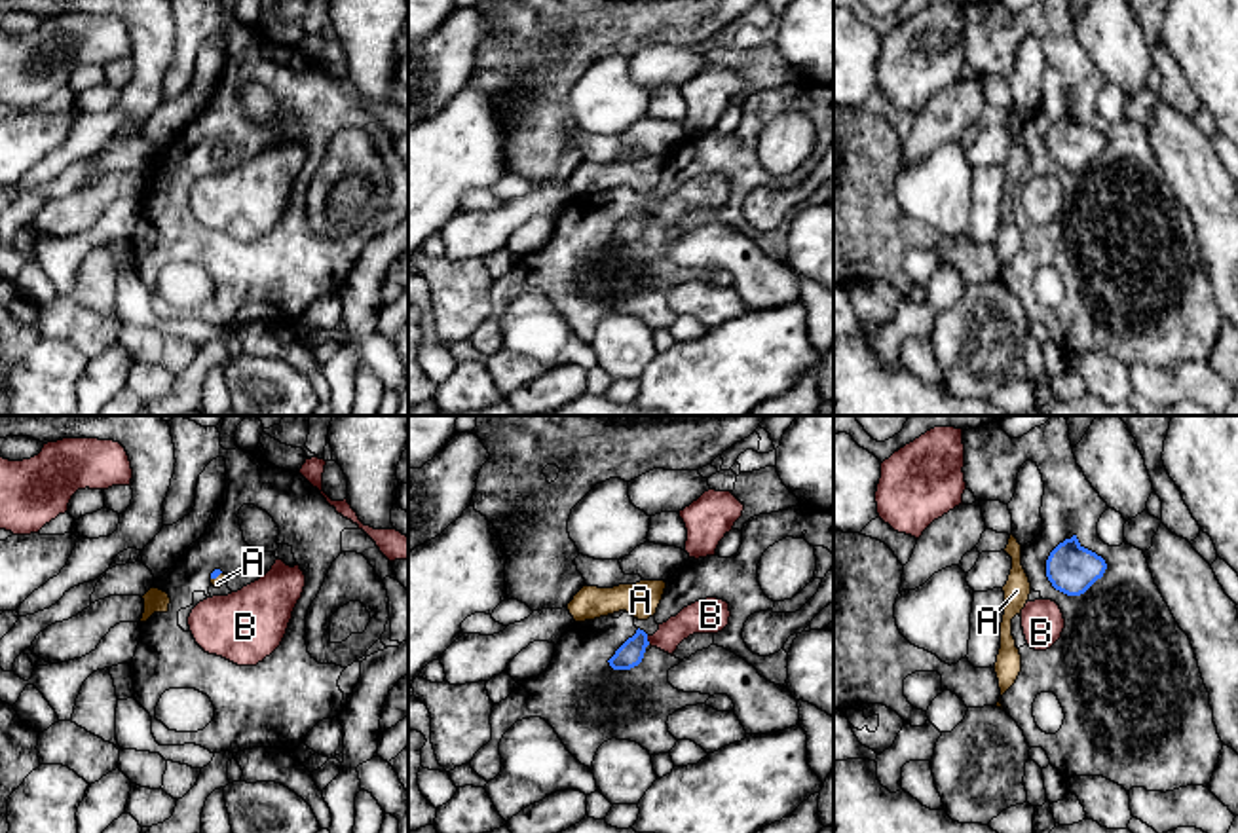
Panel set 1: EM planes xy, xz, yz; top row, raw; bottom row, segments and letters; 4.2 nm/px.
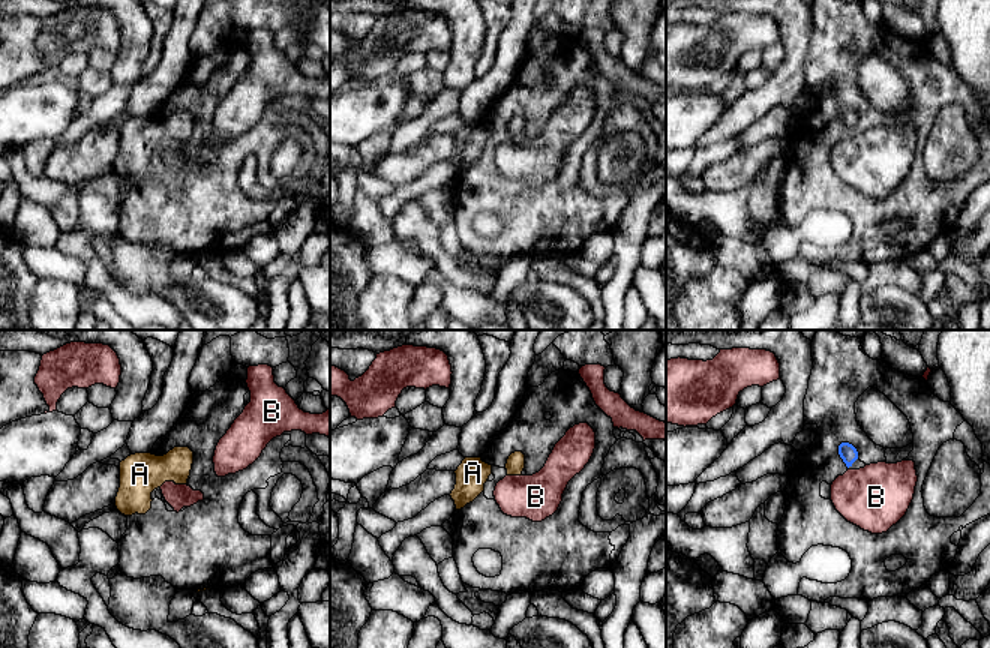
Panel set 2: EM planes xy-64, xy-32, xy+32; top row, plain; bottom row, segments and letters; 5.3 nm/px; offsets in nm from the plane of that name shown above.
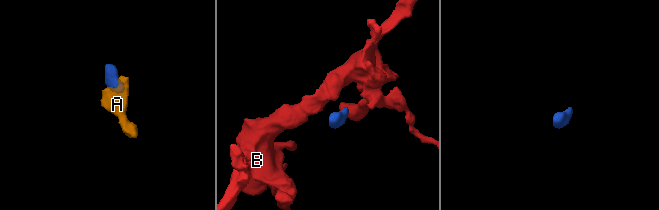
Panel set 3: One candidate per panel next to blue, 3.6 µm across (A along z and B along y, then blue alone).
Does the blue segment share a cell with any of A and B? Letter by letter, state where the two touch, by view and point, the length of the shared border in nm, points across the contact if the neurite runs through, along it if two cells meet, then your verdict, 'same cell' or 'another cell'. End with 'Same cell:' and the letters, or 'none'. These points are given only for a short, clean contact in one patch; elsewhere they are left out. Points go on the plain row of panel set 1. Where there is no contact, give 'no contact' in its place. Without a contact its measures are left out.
A: meets blue in xy at (215, 152); contact 60 nm long; runs through xy (215, 148), (215, 152), (217, 158); same cell
B: meets blue in xz at (646, 215); contact 40 nm long; border along xz (646, 211), (650, 219); another cell
Same cell: A

